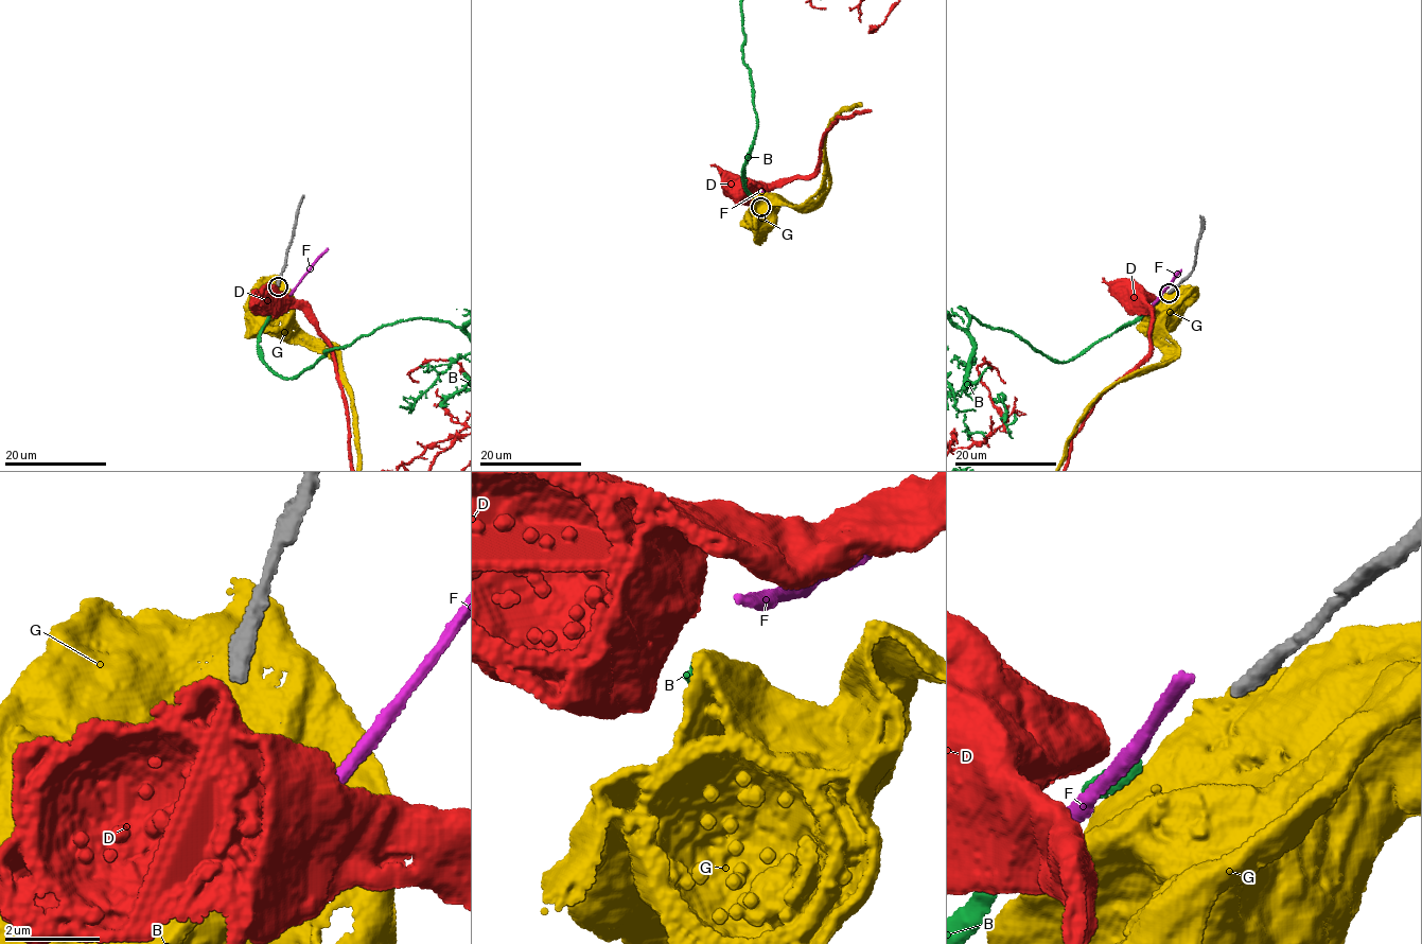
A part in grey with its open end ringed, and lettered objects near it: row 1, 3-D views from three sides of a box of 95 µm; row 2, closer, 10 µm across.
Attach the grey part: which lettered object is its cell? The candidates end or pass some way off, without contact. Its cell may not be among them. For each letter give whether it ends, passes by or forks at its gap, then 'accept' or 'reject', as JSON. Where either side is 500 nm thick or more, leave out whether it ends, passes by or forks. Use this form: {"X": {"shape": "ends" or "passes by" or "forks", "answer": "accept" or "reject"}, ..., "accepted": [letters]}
{"B": {"shape": "ends", "answer": "accept"}, "D": {"answer": "reject"}, "F": {"shape": "passes by", "answer": "reject"}, "G": {"answer": "reject"}, "accepted": ["B"]}

